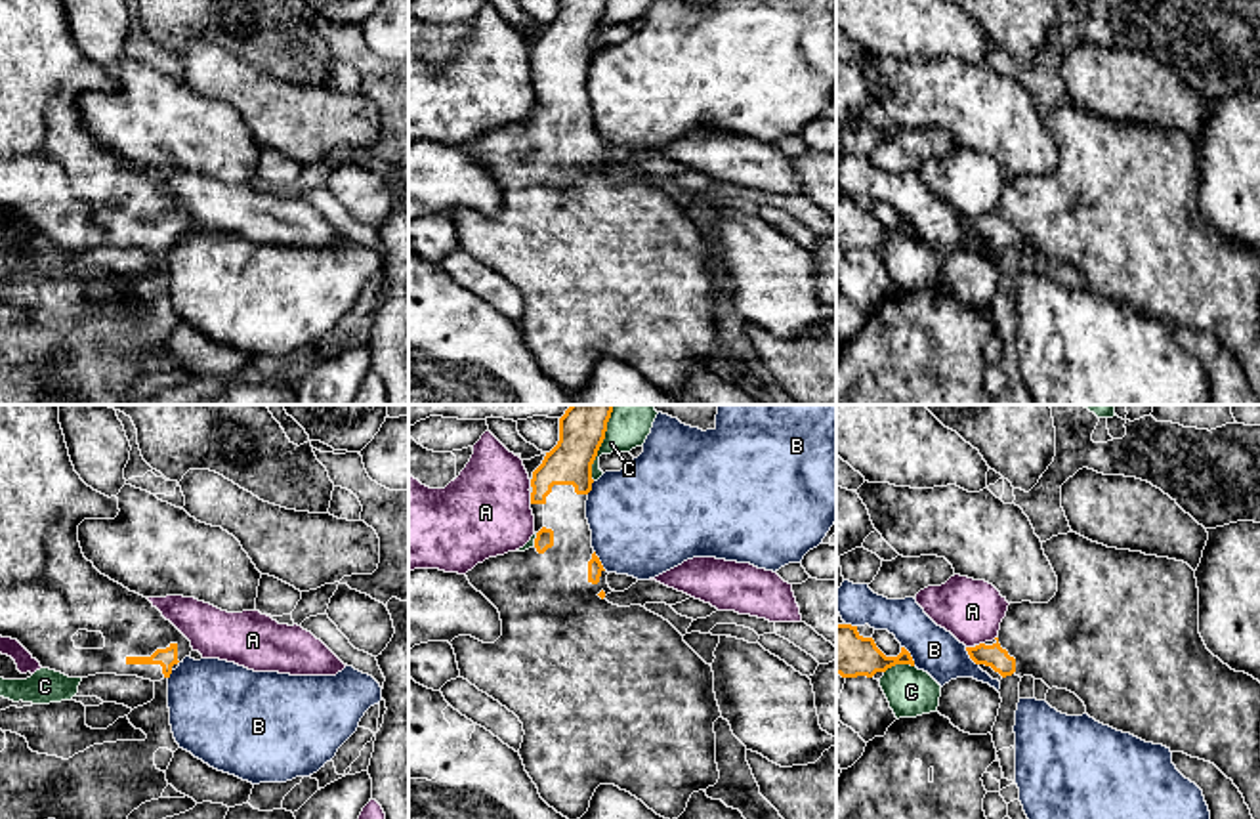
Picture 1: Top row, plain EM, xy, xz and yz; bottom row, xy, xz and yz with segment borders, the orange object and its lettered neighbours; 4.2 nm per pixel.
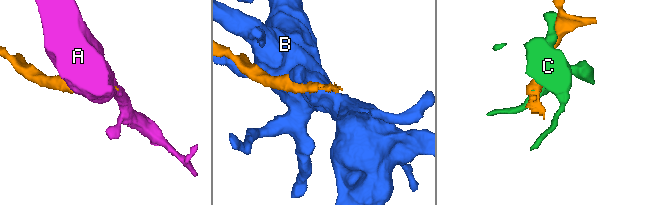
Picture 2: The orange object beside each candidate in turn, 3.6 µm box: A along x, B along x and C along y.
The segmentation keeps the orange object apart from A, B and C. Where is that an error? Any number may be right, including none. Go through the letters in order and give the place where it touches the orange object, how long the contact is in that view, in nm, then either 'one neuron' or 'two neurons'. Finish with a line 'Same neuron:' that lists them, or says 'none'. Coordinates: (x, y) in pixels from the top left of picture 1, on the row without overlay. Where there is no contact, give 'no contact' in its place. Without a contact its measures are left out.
A: meets orange in xz at (531, 71); contact 50 nm long; two neurons
B: meets orange in yz at (909, 228); contact 110 nm long; two neurons
C: meets orange in xz at (596, 27); contact 240 nm long; two neurons
Same neuron: none

